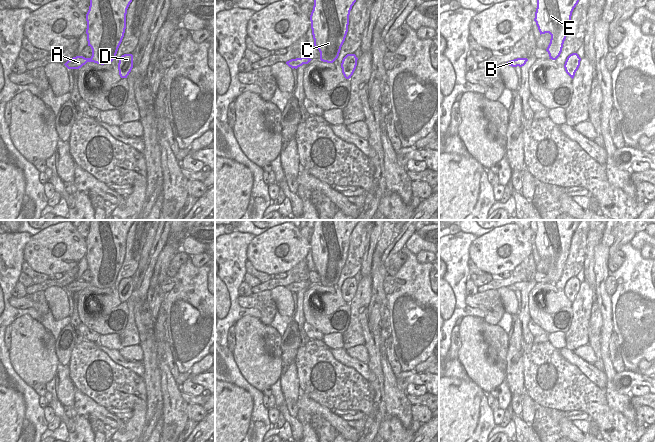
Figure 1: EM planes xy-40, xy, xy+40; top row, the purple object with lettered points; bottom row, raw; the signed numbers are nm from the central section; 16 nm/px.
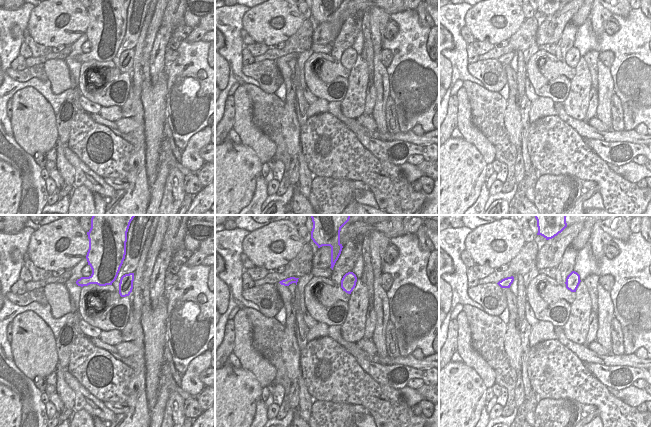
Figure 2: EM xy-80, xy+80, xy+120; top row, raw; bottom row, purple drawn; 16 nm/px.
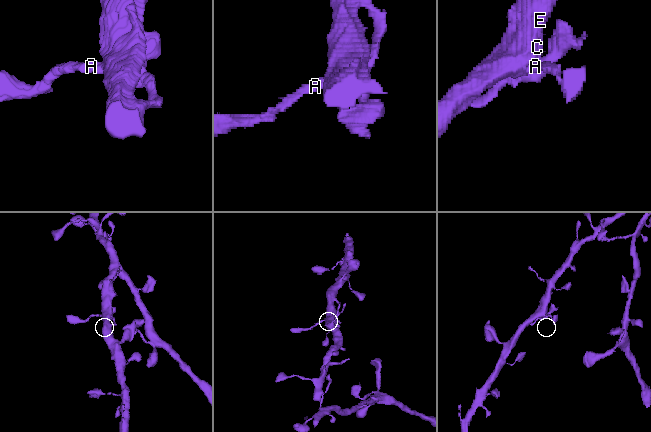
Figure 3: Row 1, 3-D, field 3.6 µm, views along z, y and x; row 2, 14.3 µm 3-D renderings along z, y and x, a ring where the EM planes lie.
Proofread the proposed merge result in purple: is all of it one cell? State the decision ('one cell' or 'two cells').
one cell

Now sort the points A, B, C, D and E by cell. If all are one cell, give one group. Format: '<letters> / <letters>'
A B C D E

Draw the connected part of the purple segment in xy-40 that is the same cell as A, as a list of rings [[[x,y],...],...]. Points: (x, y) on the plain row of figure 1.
[[[91,220],[86,238],[87,265],[92,280],[76,280],[64,289],[68,293],[79,293],[87,286],[111,288],[126,253],[127,233],[135,220]]]

